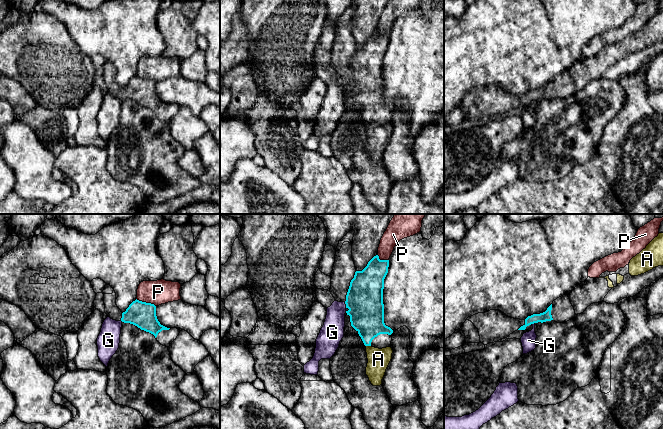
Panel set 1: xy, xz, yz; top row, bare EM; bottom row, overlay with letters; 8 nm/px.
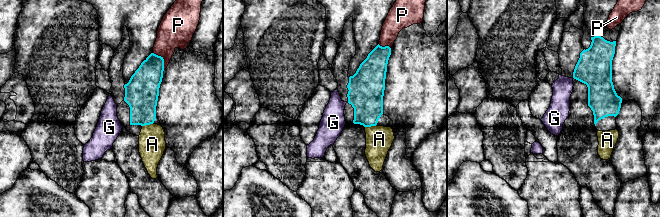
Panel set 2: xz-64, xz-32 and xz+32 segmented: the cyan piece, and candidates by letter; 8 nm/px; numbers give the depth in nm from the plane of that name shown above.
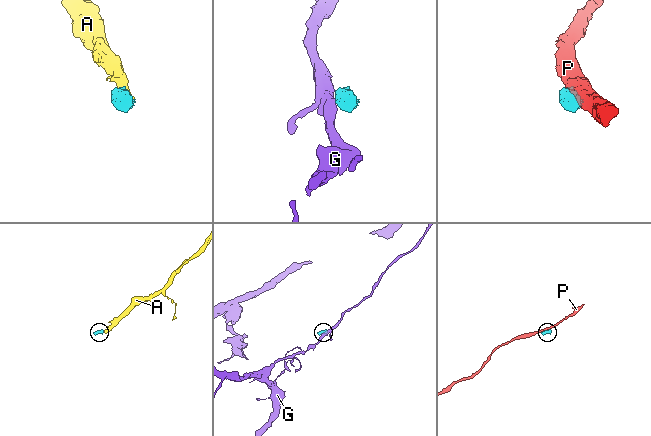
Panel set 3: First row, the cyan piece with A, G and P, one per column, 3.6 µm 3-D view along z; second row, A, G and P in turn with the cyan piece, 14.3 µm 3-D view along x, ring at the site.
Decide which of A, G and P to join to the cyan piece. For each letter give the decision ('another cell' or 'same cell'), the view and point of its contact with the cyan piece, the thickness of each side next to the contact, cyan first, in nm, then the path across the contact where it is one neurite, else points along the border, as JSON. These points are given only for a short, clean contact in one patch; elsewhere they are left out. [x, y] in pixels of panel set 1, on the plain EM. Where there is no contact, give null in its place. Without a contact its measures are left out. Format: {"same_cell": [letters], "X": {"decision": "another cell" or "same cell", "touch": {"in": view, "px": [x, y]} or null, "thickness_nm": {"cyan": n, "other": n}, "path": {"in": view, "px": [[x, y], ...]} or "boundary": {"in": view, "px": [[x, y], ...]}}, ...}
{"same_cell": ["A"], "A": {"decision": "same cell", "touch": {"in": "xz", "px": [368, 121]}, "thickness_nm": {"cyan": 280, "other": 180}, "path": {"in": "xz", "px": [[366, 90], [368, 121], [378, 135]]}}, "G": {"decision": "another cell", "touch": {"in": "xz", "px": [346, 81]}, "thickness_nm": {"cyan": 300, "other": 190}, "boundary": {"in": "xz", "px": [[344, 78], [346, 83]]}}, "P": {"decision": "another cell", "touch": {"in": "xy", "px": [145, 78]}, "thickness_nm": {"cyan": 200, "other": 190}}}

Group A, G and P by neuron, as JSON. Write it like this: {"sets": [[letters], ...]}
{"sets": [["A"], ["G"], ["P"]]}

